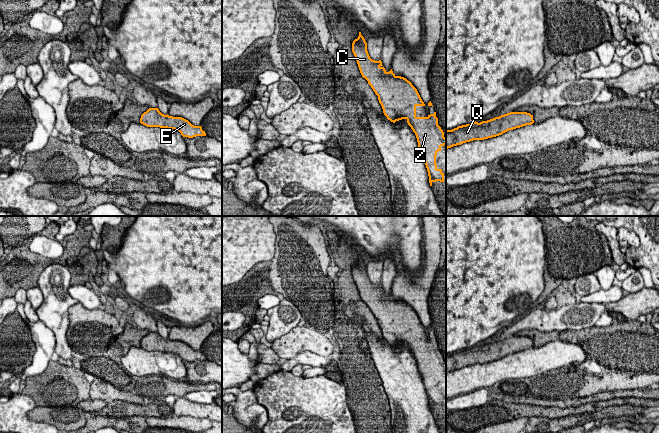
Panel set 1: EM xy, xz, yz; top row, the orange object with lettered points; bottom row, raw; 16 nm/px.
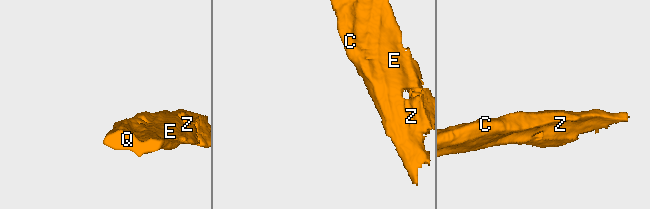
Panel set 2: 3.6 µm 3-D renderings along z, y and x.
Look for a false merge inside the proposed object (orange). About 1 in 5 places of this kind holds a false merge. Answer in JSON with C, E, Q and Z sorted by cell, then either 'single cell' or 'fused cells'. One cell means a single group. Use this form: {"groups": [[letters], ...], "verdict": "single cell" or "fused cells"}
{"groups": [["C", "E", "Q", "Z"]], "verdict": "single cell"}

